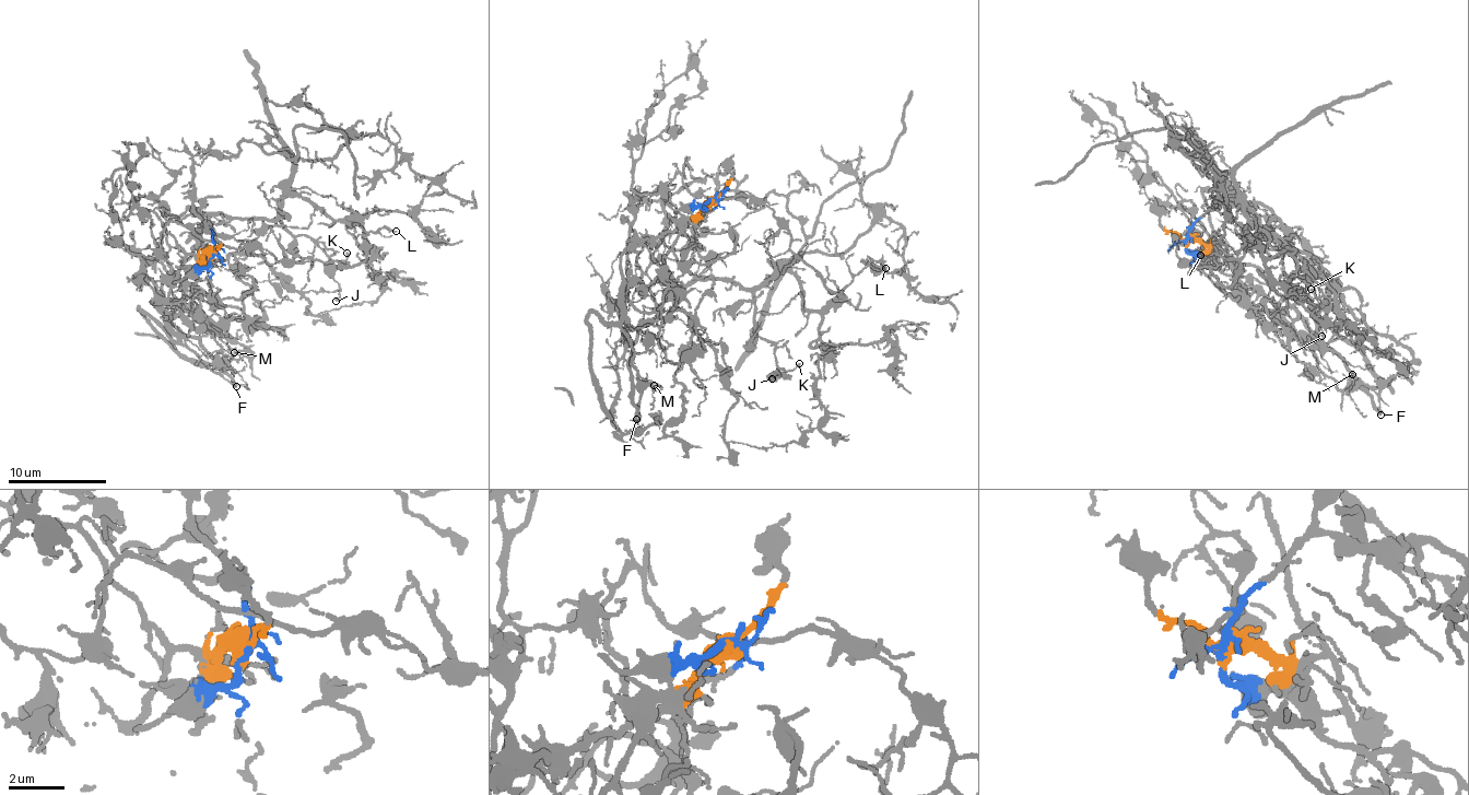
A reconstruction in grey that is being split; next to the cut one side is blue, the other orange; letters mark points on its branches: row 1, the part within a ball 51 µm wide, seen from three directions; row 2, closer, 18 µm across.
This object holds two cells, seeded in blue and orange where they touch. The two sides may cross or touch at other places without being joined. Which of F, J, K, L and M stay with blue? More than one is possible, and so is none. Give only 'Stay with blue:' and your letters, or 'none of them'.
Stay with blue: J, K, L

